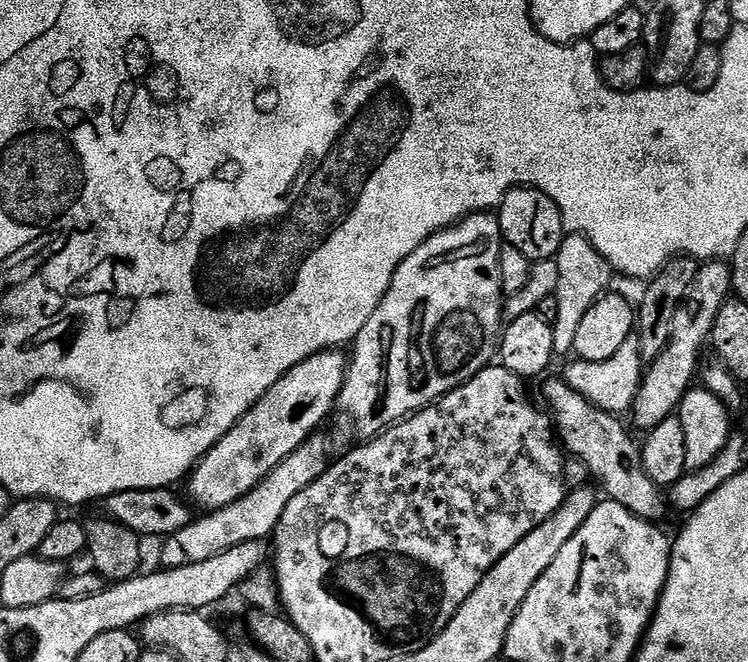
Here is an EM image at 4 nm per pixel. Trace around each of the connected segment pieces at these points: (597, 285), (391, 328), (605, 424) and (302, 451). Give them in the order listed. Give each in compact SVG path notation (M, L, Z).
M575 234L565 235L554 259L558 262L558 290L555 294L558 298L558 322L551 326L556 356L562 358L572 352L578 325L582 318L586 318L586 310L590 310L590 306L594 306L594 302L611 289L608 287L612 284L614 270L598 254L598 250L594 250L594 246L585 236Z
M477 212L443 232L434 233L410 258L403 260L378 310L370 314L370 322L362 326L351 345L348 373L336 400L338 411L334 416L342 431L352 431L357 441L367 442L415 412L429 408L493 363L505 319L506 297L500 281L501 247L499 219Z
M563 379L543 381L544 400L547 411L554 421L554 432L569 457L582 461L588 467L589 477L600 479L603 495L609 500L626 506L638 518L649 522L660 522L666 509L666 496L652 481L642 466L641 445L632 441L624 429L619 415L603 412L584 396L575 392Z
M320 434L309 436L307 442L294 450L294 454L287 456L262 483L254 486L250 494L238 498L238 502L225 508L197 515L185 528L178 530L178 534L167 537L163 541L164 549L160 552L161 565L167 569L206 562L206 558L215 558L222 554L222 550L242 546L242 542L267 541L275 533L286 506L290 506L290 498L313 484L326 471L329 463L327 442Z

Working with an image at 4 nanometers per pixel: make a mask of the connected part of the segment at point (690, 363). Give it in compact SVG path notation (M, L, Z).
M709 260L701 263L696 270L696 281L690 286L686 298L680 303L680 312L674 314L674 330L670 334L670 342L653 364L647 365L643 380L636 392L636 401L630 409L630 417L643 430L651 430L666 417L679 409L682 398L688 389L693 387L698 376L696 366L704 348L709 347L714 330L714 318L718 318L718 310L730 298L732 287L732 270L724 260Z

